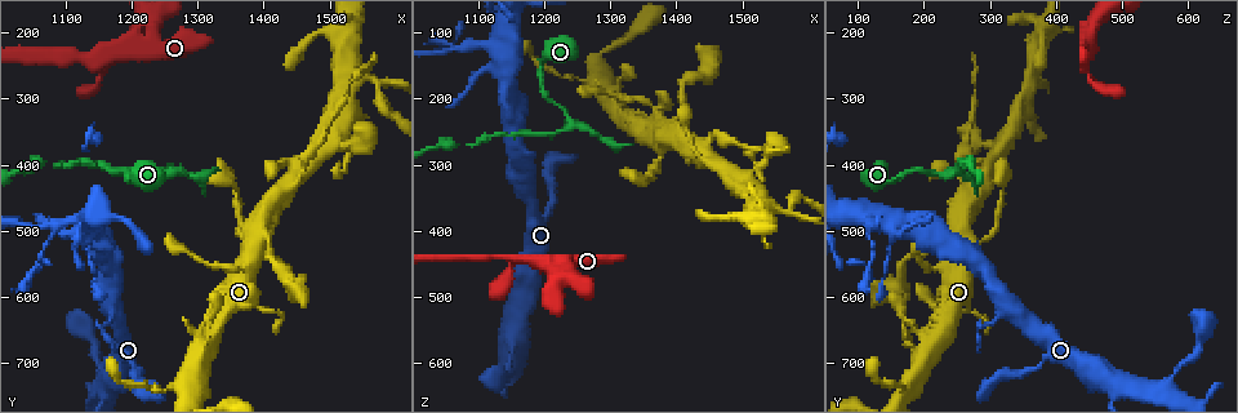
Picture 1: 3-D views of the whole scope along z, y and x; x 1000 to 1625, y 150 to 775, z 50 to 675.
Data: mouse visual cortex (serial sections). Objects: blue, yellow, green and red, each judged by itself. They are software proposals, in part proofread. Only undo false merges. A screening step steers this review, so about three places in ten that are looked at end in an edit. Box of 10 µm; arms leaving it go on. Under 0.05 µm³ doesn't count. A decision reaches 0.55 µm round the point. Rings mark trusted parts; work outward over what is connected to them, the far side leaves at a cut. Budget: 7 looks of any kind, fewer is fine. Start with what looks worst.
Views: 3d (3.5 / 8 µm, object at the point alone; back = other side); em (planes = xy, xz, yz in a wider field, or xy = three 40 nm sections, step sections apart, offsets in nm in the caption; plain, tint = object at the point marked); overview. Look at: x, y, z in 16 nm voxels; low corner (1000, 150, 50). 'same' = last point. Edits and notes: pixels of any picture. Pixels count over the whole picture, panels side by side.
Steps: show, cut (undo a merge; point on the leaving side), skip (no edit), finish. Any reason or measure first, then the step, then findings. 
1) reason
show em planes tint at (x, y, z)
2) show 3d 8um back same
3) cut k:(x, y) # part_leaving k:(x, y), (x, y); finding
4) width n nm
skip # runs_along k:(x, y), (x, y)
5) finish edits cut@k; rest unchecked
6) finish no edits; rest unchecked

abrupt turn
show 3d 3.5um at (1240, 410, 245)

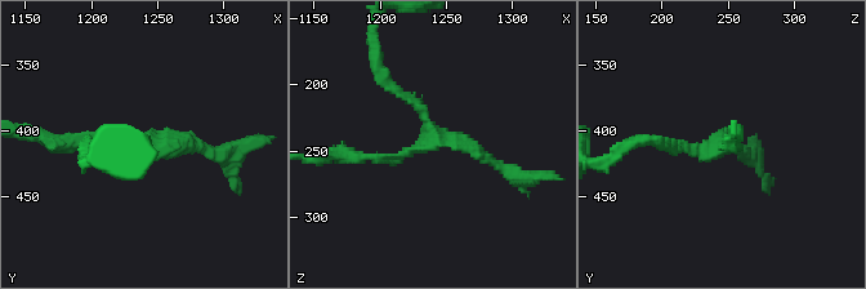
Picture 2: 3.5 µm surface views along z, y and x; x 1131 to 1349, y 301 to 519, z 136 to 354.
show em xy step 5 plain at (1238, 414, 242)

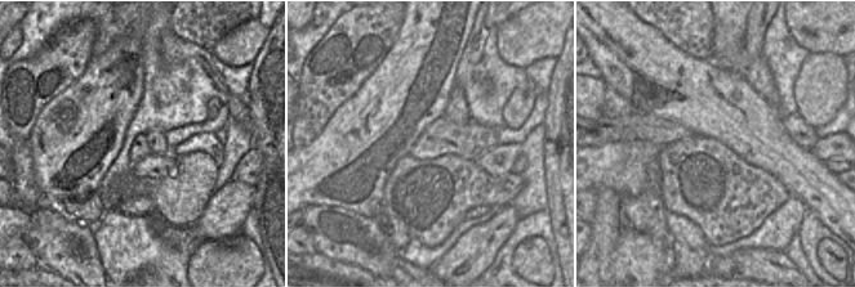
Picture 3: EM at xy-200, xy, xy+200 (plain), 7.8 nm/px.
show em xy step 5 tint same

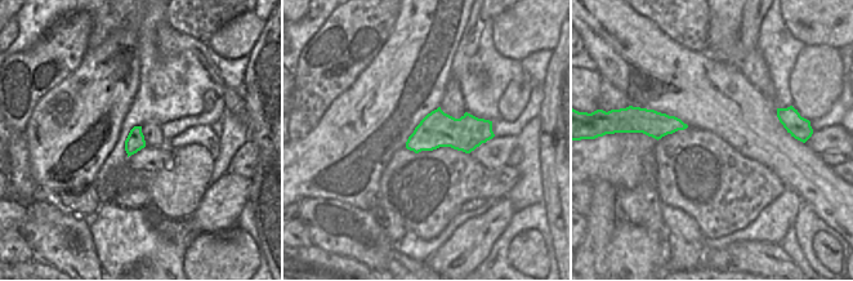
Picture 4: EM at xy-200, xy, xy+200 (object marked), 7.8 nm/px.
skip # runs_along 2:(654, 139), (693, 151), (732, 139); one cell here

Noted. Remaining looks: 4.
three arms meet
show 3d 3.5um at (1160, 245, 445)

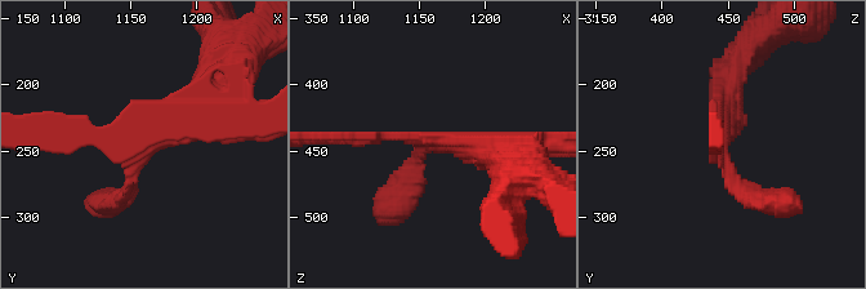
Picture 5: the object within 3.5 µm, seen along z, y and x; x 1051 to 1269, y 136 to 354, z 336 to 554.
arms 3; arm_widths 150, 150, 400 nm; shape alone is not enough
show em xy step 3 tint at (1160, 242, 444)

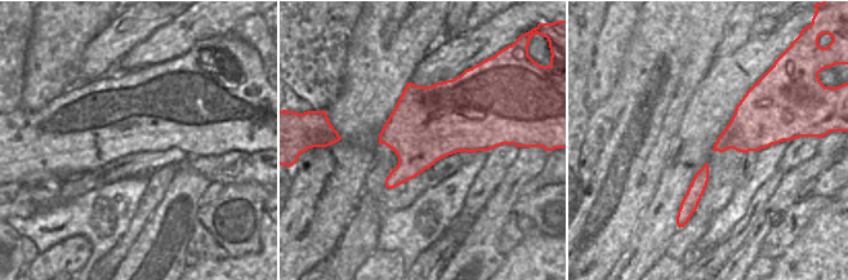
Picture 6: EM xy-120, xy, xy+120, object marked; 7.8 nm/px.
width 600 nm
skip # runs_along 5:(223, 115), (144, 139), (53, 136); all the same cell

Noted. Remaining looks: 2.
side arm on a straight run
show 3d 3.5um at (1310, 675, 195)

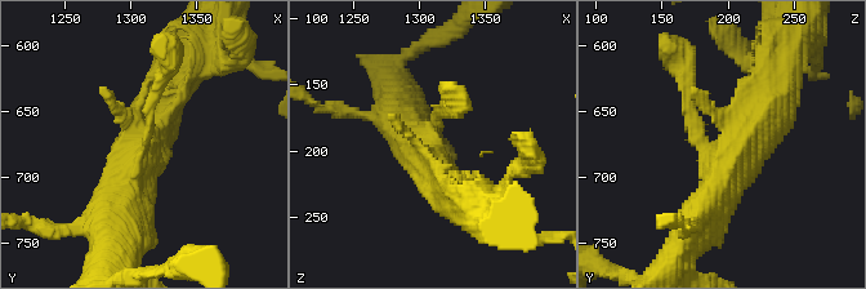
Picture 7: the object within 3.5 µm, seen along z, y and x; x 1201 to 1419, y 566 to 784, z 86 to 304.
show em xy step 2 tint at (1312, 676, 192)

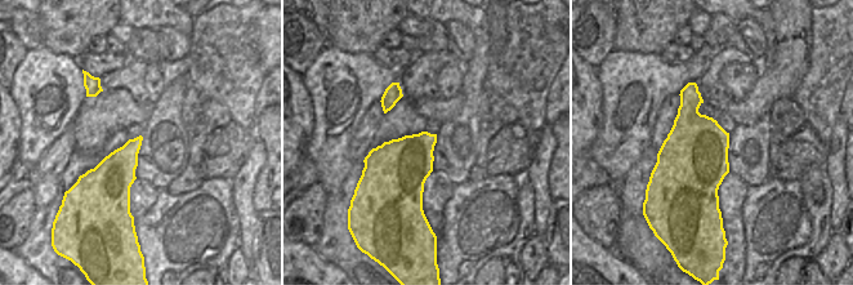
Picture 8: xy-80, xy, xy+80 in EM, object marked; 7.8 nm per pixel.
width 420 nm
skip # runs_along 7:(779, 90), (696, 225); continuous, no second cell

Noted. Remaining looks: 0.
finish no edits; rest unchecked

